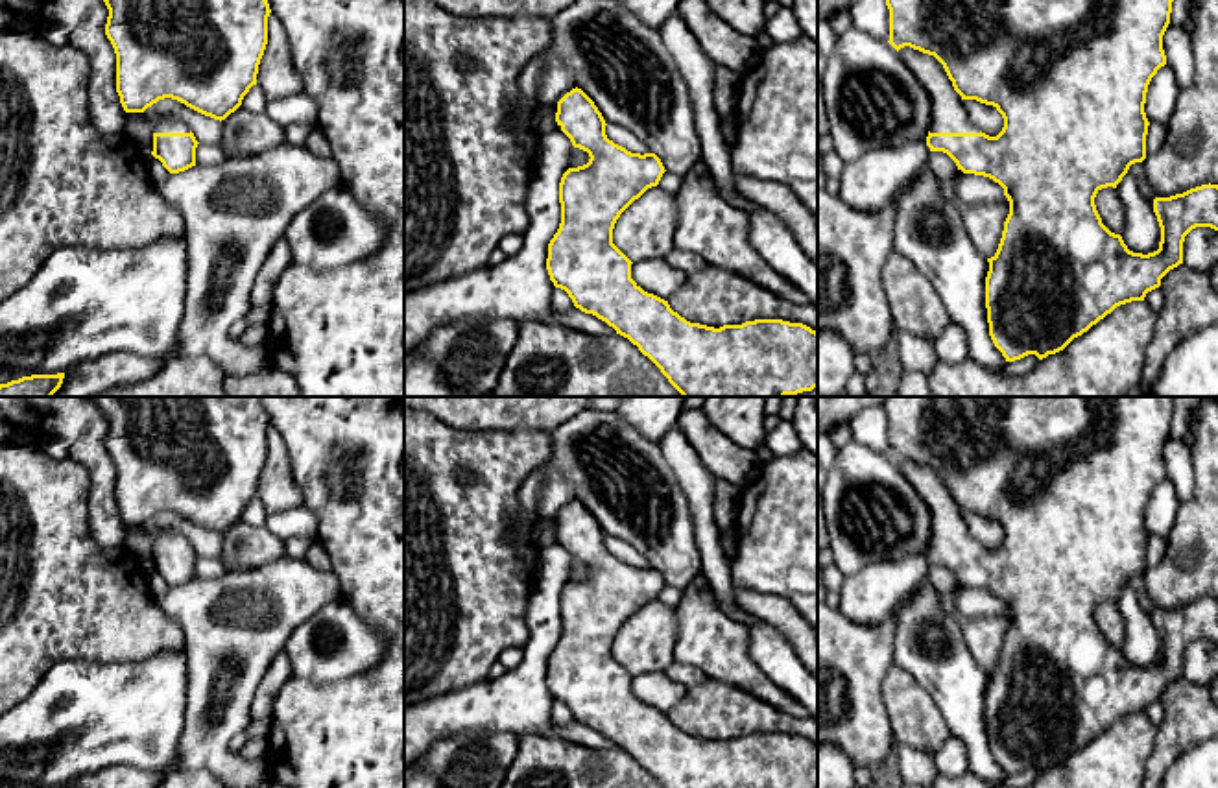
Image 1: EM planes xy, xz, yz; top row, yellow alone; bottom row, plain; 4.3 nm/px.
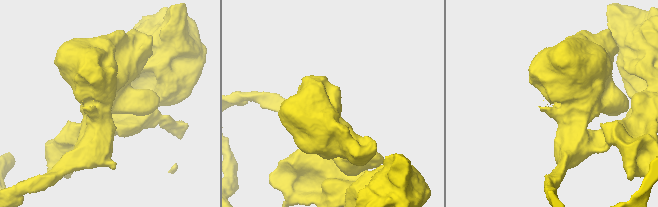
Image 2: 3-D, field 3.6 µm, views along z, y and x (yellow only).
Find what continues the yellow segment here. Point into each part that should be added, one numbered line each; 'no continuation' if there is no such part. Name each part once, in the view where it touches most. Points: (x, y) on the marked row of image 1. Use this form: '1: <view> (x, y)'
1: yz (949, 115)

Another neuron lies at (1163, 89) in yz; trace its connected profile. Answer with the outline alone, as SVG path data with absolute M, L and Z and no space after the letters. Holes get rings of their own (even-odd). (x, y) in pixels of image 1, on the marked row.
M1161 66L1152 78L1146 92L1144 113L1148 122L1166 124L1176 105L1177 94L1179 87L1172 66Z

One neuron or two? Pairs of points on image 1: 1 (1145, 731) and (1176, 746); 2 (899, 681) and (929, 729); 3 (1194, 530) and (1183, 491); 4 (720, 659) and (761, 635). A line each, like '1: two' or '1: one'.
1: two
2: one
3: two
4: two

